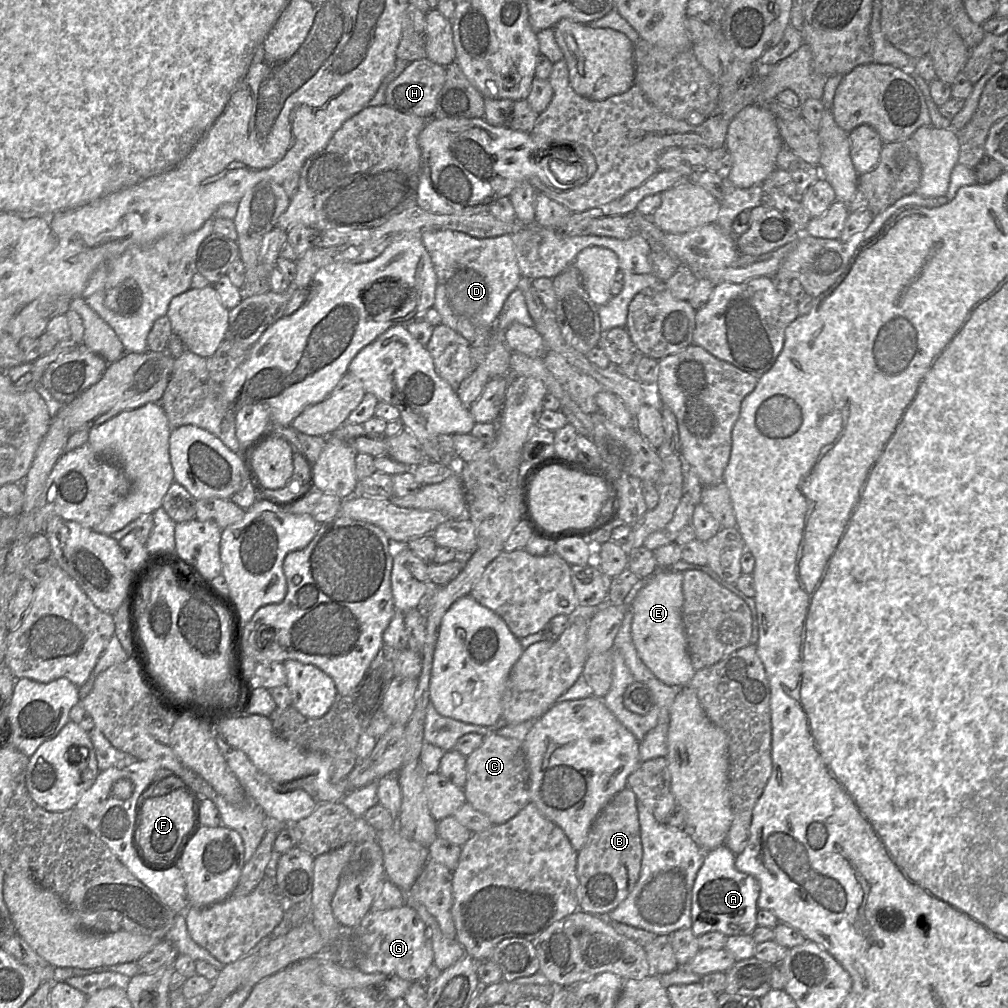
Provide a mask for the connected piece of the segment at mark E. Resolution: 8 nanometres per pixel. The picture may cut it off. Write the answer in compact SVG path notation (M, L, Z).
M661 572L637 593L630 606L632 637L640 658L660 681L678 687L687 686L696 672L689 655L682 618L682 585L683 572Z

